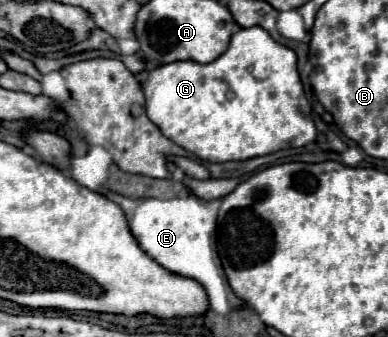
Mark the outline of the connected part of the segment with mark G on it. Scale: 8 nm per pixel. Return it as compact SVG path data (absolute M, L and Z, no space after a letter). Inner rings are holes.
M261 26L237 30L231 36L229 48L209 64L171 62L151 70L143 92L149 120L169 140L205 162L249 160L283 148L301 148L317 138L311 108L297 72L297 56L291 48L277 44Z

